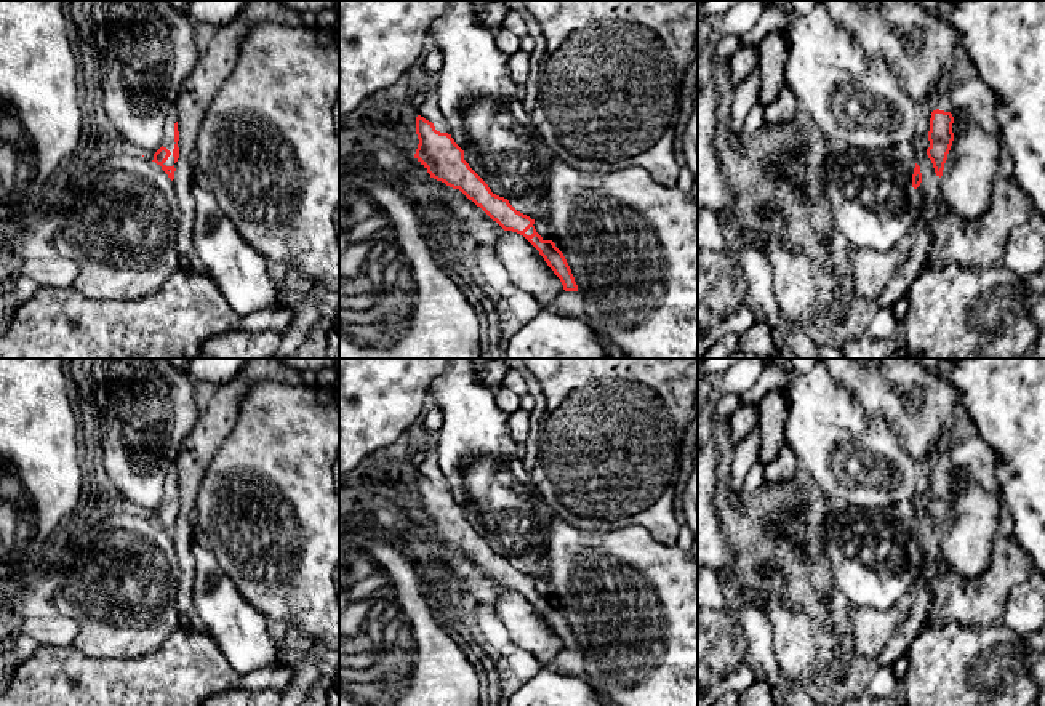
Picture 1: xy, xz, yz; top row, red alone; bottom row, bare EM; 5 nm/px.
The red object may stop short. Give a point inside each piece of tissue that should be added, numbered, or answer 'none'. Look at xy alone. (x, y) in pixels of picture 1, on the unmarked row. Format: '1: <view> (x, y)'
1: xy (168, 485)

